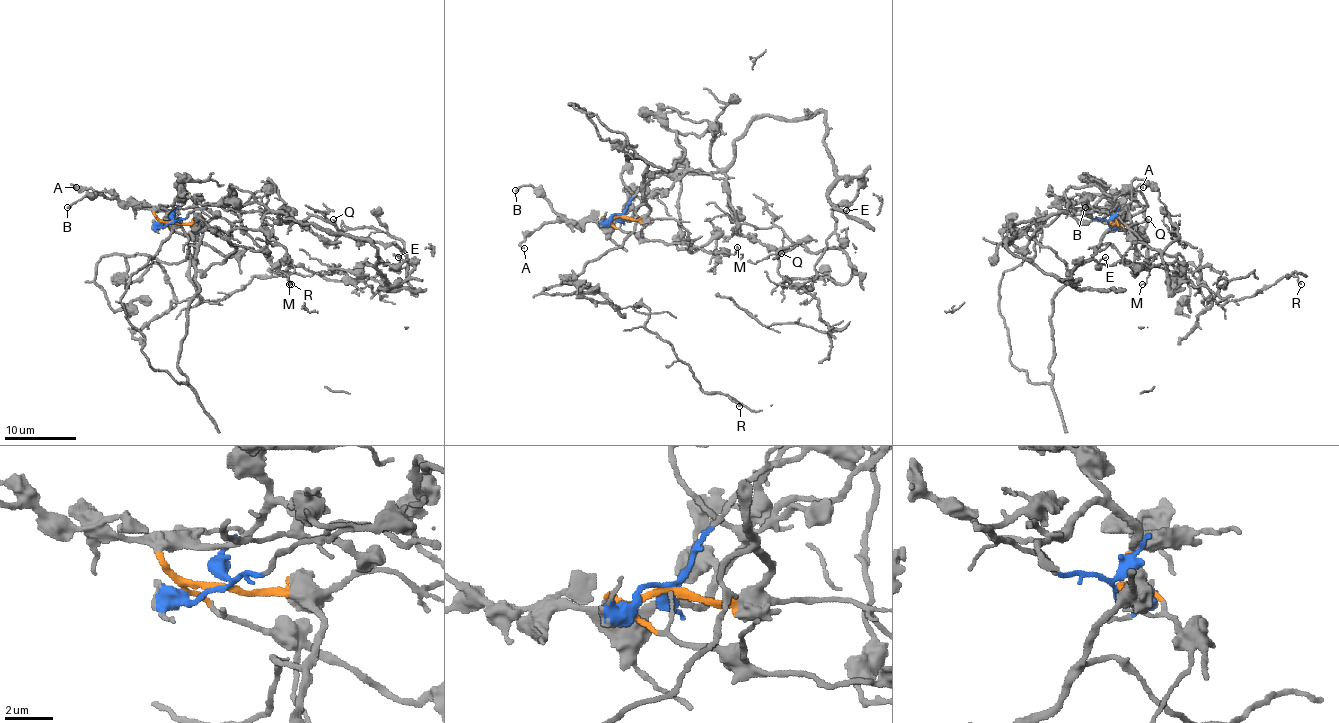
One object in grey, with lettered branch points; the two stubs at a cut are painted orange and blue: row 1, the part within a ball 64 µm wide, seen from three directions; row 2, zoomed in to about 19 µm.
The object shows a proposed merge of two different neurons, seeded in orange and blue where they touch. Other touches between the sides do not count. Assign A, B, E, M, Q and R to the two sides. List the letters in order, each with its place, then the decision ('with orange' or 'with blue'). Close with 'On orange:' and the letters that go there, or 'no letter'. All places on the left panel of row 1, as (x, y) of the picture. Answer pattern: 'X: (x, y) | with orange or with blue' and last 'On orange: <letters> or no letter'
A: (76, 187) | with orange
B: (67, 207) | with orange
E: (398, 257) | with blue
M: (289, 284) | with blue
Q: (333, 219) | with orange
R: (291, 284) | with orange
On orange: A, B, Q, R

